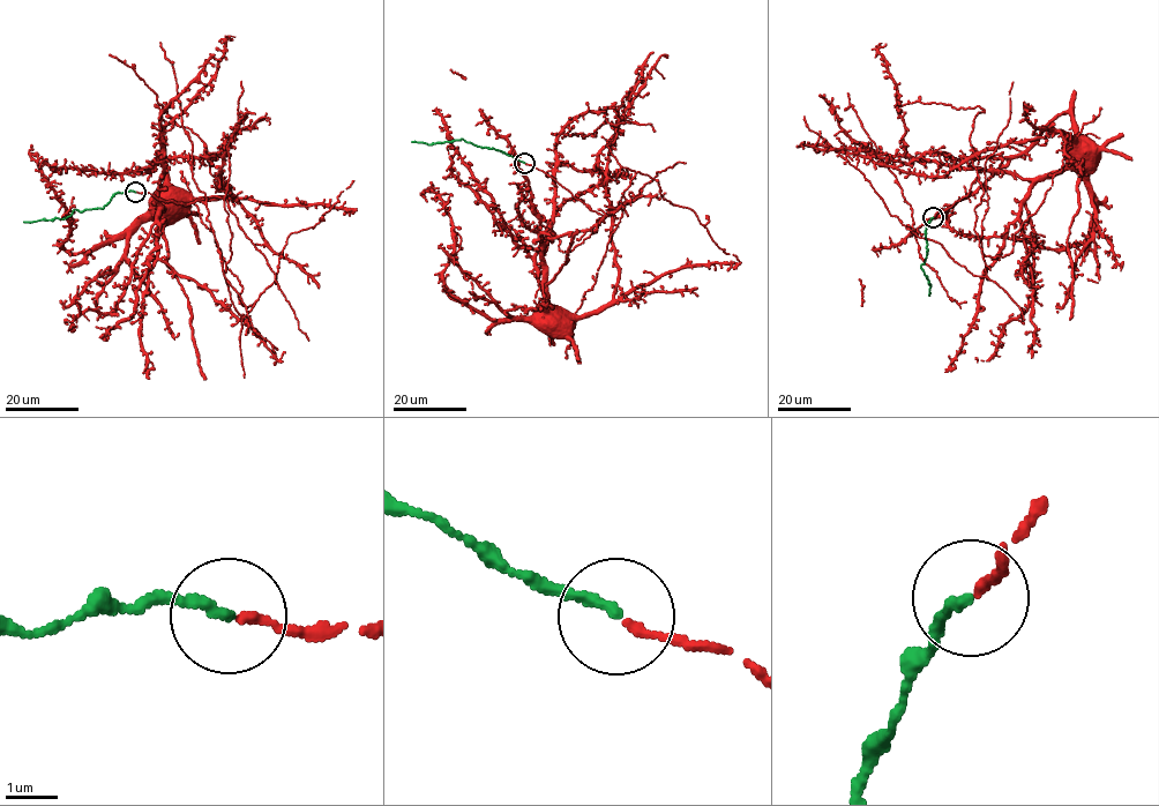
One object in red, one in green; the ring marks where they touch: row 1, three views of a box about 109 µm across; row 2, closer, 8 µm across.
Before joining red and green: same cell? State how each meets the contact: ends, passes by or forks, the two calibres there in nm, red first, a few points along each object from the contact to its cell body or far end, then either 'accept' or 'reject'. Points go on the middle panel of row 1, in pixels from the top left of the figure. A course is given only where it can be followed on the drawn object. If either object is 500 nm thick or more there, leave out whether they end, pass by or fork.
red ends; green ends; calibres 150 and 200 nm; course red (525, 163), (592, 210), (610, 215), (613, 209), (618, 277), (612, 299), (582, 316), (550, 320); course green (524, 163), (461, 139), (427, 144), (411, 141); accept

